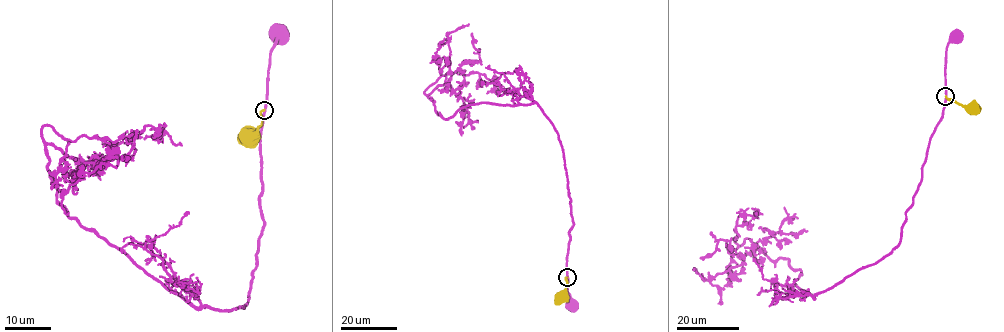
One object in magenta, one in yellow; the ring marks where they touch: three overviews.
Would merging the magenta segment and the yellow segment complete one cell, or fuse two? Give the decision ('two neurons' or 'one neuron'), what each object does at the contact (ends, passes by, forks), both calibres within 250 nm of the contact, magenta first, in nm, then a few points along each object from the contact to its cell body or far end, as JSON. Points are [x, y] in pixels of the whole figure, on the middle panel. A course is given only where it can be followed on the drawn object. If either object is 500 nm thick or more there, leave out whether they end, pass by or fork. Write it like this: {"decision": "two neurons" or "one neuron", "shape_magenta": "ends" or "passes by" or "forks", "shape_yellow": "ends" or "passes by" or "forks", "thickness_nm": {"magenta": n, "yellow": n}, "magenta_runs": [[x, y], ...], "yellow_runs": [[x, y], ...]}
{"decision": "two neurons", "shape_magenta": "passes by", "shape_yellow": "ends", "thickness_nm": {"magenta": 260, "yellow": 200}, "magenta_runs": [[567, 277], [567, 291], [574, 305]], "yellow_runs": [[567, 277], [563, 295]]}

